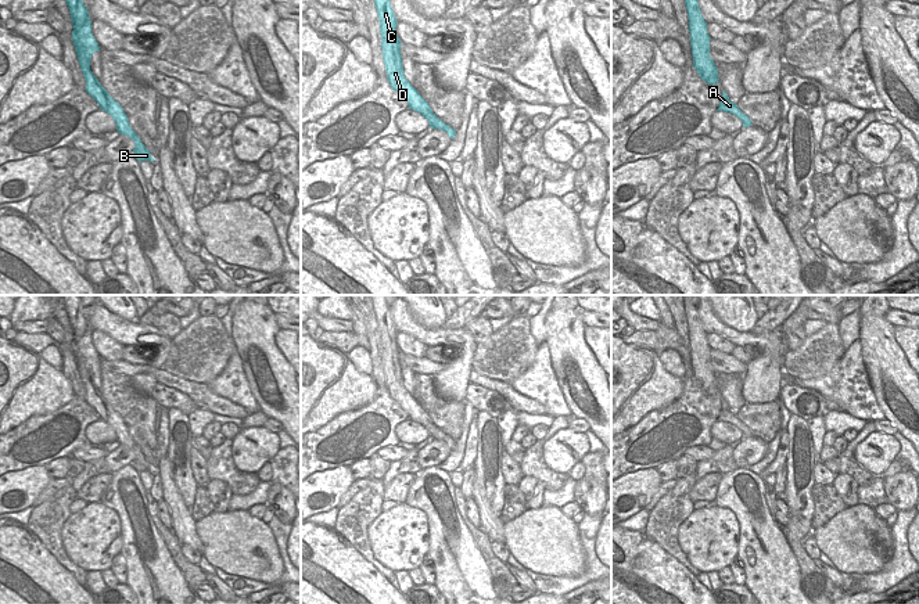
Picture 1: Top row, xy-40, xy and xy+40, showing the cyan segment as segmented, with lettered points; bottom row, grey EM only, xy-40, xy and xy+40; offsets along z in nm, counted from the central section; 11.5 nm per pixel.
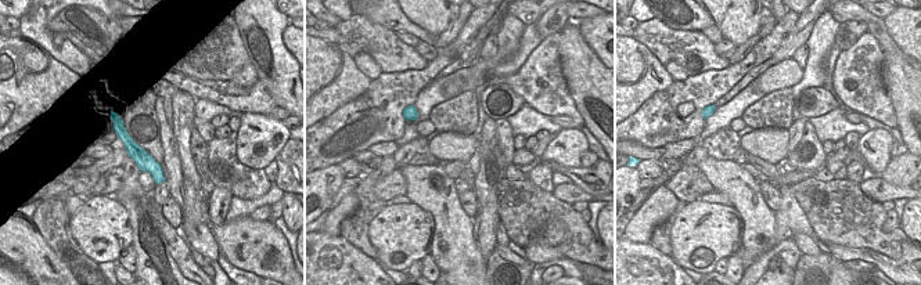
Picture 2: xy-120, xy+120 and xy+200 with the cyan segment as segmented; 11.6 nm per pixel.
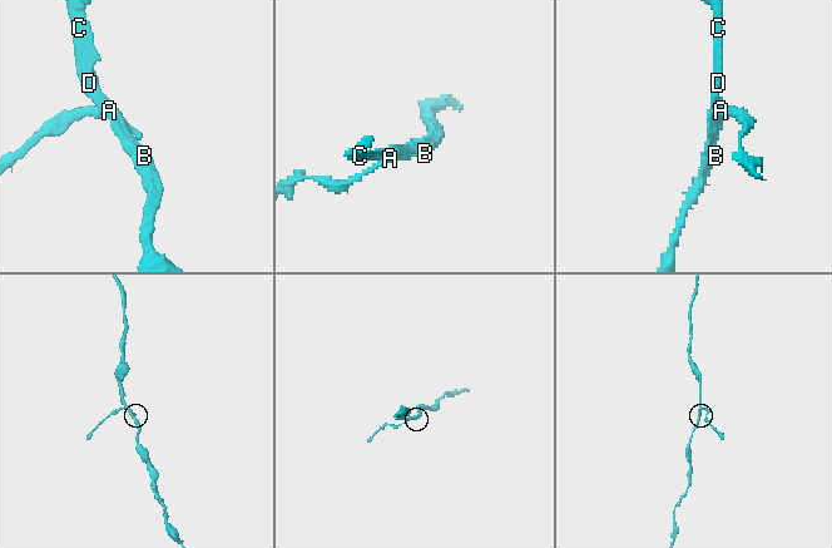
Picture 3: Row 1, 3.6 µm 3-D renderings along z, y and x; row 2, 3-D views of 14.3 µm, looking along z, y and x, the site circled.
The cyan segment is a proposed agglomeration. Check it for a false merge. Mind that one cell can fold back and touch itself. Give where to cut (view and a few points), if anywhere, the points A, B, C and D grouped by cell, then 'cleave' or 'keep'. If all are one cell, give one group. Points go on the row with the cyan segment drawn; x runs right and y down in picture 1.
cut xy (429, 112), (429, 119), (438, 128); groups A / B C D; cleave

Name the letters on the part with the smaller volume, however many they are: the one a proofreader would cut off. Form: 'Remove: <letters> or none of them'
Remove: A

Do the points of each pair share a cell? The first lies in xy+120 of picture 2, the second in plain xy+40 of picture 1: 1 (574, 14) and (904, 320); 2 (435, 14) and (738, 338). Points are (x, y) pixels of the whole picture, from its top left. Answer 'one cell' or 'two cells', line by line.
1: one cell
2: two cells

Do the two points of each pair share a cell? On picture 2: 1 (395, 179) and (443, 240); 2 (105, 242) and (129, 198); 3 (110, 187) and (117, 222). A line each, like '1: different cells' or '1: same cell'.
1: different cells
2: different cells
3: different cells

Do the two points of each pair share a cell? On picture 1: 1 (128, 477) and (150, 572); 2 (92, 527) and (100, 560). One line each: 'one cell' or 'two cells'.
1: one cell
2: one cell

